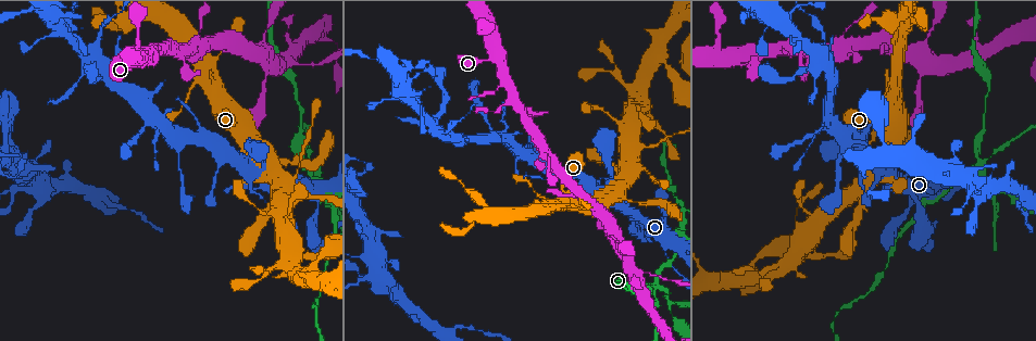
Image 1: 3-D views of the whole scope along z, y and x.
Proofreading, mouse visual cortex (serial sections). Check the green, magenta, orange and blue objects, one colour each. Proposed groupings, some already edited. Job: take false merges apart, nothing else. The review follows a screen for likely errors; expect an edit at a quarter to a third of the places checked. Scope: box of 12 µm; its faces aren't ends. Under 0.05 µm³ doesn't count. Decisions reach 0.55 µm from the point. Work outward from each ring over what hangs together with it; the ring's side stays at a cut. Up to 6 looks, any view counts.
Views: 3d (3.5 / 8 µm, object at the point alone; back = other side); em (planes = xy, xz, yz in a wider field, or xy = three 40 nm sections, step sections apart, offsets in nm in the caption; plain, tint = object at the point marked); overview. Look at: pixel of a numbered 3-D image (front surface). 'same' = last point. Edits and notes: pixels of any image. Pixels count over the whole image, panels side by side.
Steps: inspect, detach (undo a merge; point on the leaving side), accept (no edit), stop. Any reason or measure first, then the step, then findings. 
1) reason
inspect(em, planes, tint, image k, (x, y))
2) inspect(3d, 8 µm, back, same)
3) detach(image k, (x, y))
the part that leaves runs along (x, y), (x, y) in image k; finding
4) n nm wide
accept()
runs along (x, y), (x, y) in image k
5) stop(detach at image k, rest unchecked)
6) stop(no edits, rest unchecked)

inspect(3d, 3.5 µm, image 1, (654, 288))

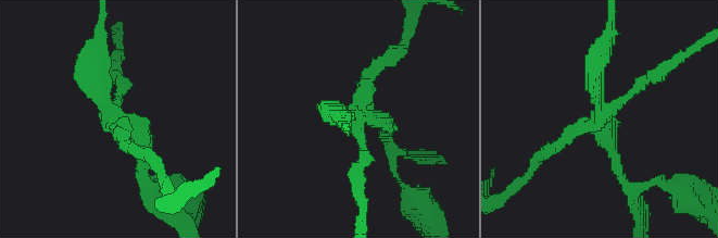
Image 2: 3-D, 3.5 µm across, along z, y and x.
4 arms; arms of 200, 200, 200, 250 nm
inspect(em, xy, step 1, tint, image 2, (358, 115))

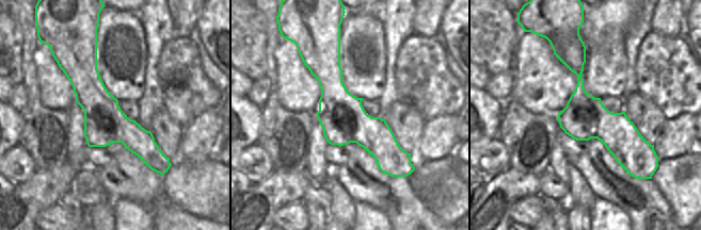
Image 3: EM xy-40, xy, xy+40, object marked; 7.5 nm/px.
340 nm wide
detach(image 2, (116, 79))
the part that leaves runs along (600, 112), (533, 165) in image 2; two cells meet here

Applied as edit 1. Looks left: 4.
two arms in line, one across
inspect(3d, 3.5 µm, back, image 1, (641, 147))

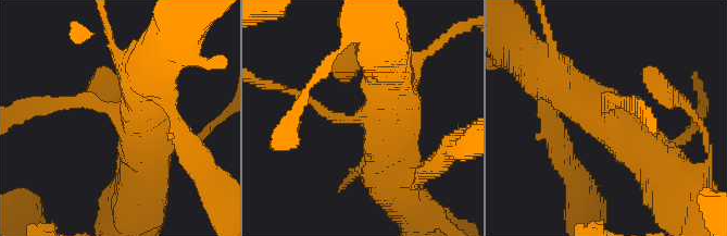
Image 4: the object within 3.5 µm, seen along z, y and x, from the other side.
3 arms; arms of 150, 700, 700 nm; now the EM
inspect(em, planes, tint, image 4, (368, 120))

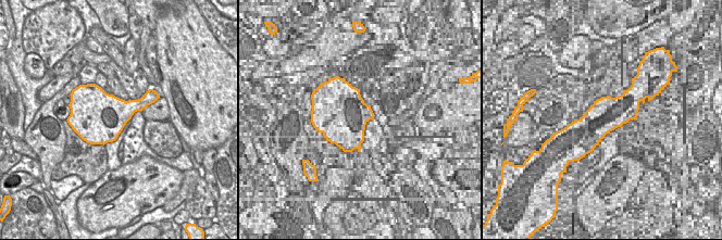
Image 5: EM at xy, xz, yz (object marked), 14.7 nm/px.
accept()
runs along (540, 71), (610, 118), (654, 161) in image 4; continuous, no second cell

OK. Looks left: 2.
side arm on a straight run
inspect(3d, 3.5 µm, image 1, (138, 49))

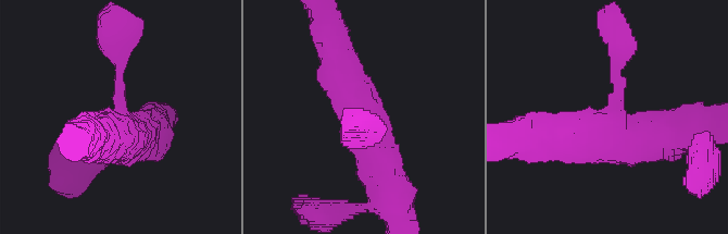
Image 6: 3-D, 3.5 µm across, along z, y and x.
inspect(em, xy, step 5, tint, image 6, (618, 115))

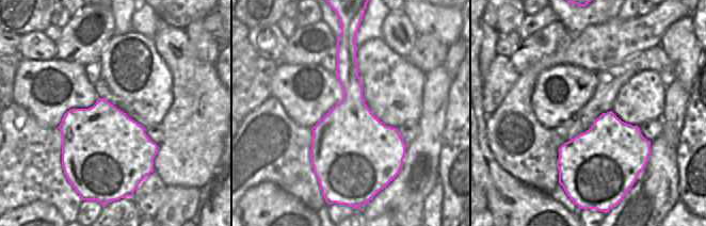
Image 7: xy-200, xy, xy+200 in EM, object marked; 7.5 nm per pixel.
arms of 150, 500, 600 nm
accept()
continuous, no second cell

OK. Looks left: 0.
stop(detach at image 2, rest unchecked)

